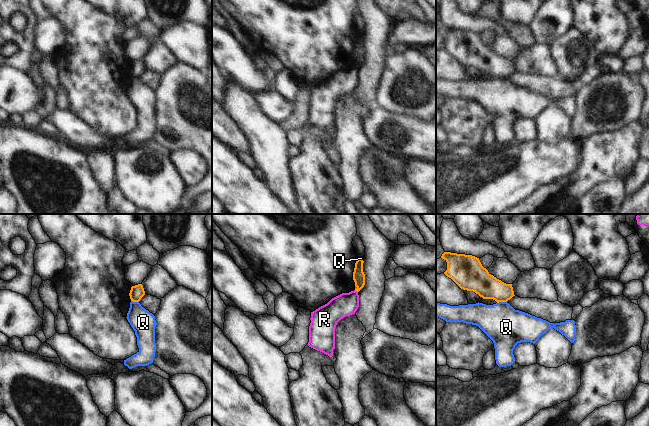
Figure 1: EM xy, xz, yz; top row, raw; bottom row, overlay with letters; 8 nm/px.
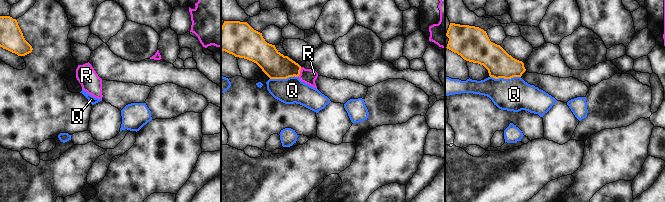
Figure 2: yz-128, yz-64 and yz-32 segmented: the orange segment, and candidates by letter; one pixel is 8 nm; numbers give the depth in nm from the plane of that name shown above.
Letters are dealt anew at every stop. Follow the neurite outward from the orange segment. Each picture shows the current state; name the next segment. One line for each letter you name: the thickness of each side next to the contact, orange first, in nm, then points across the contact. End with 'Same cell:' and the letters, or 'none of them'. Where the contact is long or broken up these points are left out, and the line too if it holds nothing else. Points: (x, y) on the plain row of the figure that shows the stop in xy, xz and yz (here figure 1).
Same cell: none of them

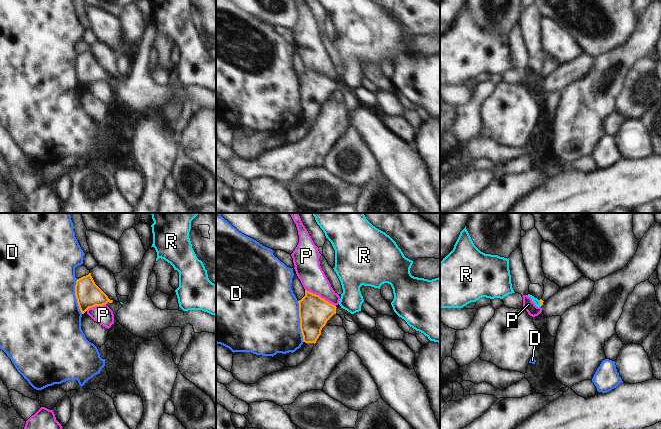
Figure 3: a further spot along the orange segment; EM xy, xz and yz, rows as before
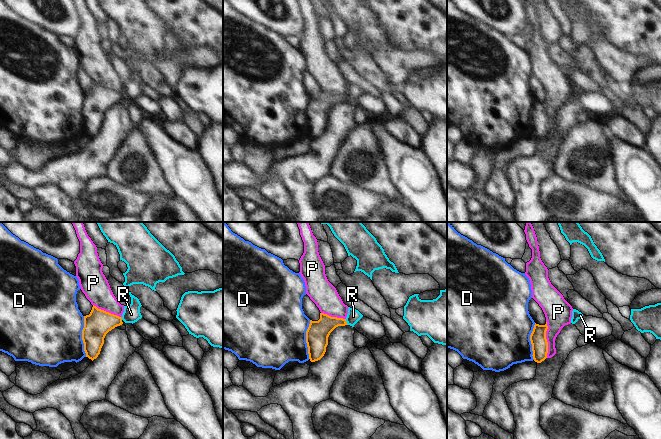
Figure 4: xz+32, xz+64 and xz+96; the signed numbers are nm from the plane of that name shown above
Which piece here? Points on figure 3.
Same cell: none of them

